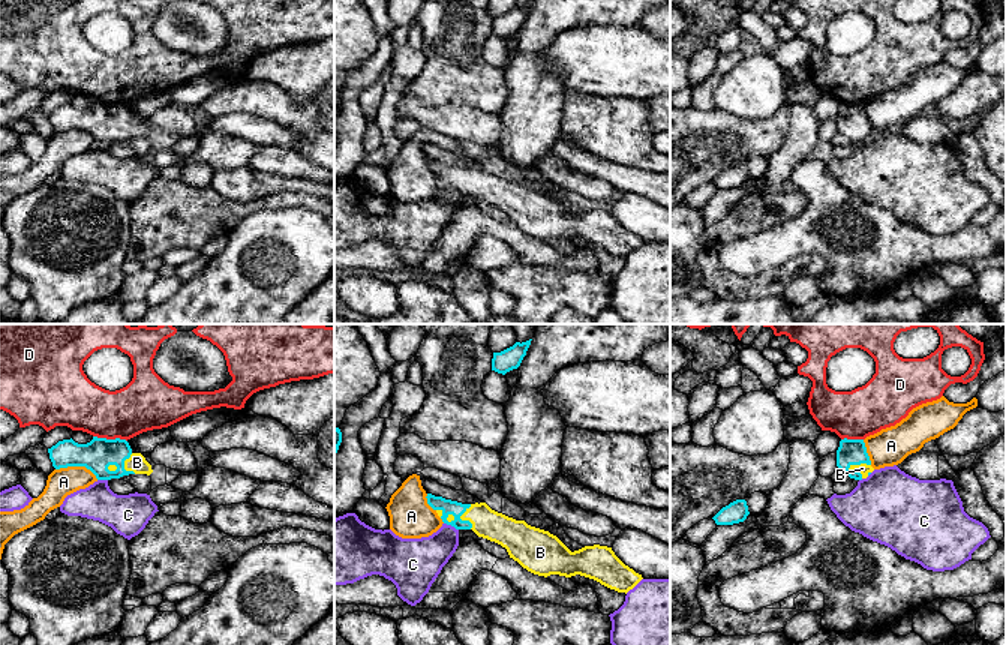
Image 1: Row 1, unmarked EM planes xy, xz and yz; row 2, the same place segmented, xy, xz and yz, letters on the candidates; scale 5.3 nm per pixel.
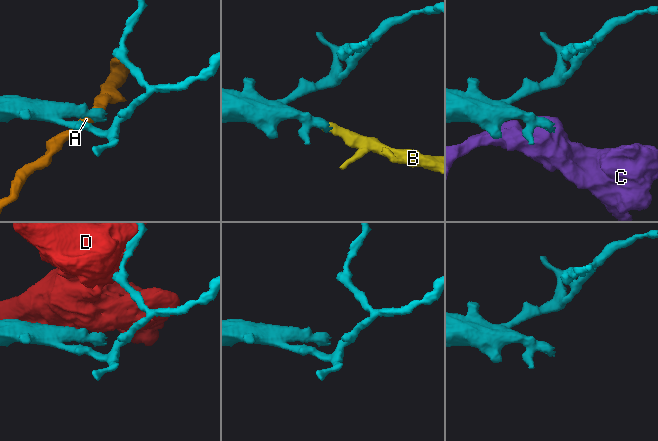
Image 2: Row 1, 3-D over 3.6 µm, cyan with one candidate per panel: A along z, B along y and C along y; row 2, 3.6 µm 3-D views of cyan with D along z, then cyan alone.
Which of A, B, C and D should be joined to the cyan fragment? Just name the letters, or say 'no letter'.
B

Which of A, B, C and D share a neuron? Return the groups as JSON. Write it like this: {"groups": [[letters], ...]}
{"groups": [["A"], ["B"], ["C"], ["D"]]}

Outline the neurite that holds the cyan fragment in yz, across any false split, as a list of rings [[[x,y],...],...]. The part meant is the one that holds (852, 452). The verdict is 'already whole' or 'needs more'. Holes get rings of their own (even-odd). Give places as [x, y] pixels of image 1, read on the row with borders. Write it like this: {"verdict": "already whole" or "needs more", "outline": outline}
{"verdict": "needs more", "outline": [[[841,440],[837,450],[837,466],[850,478],[867,478],[874,468],[871,466],[864,440]]]}

